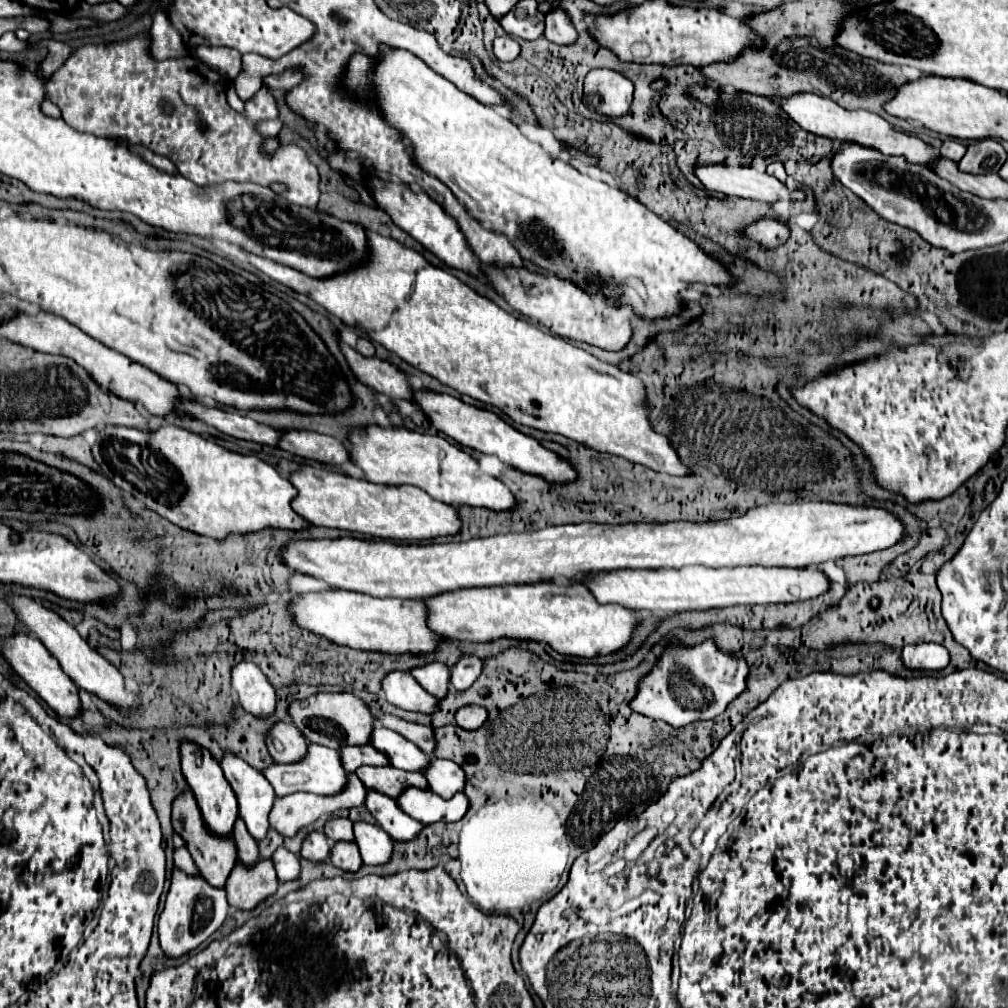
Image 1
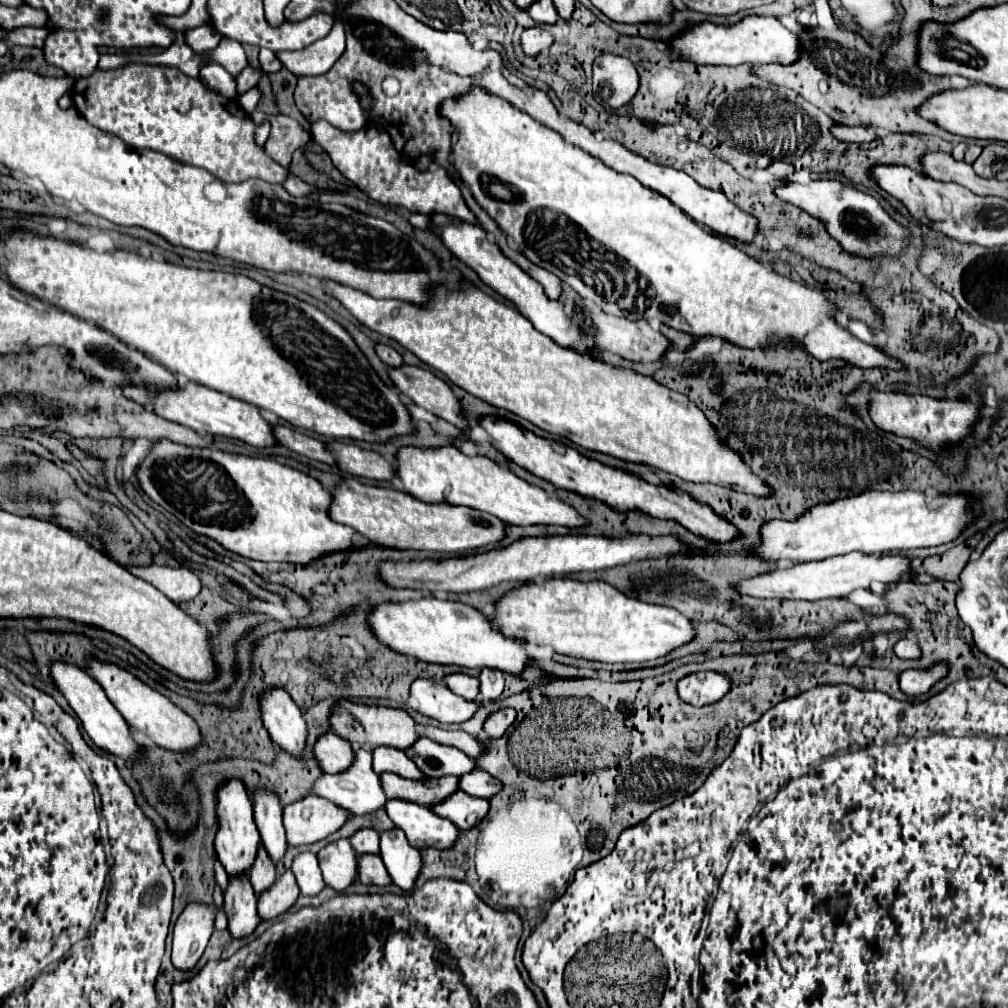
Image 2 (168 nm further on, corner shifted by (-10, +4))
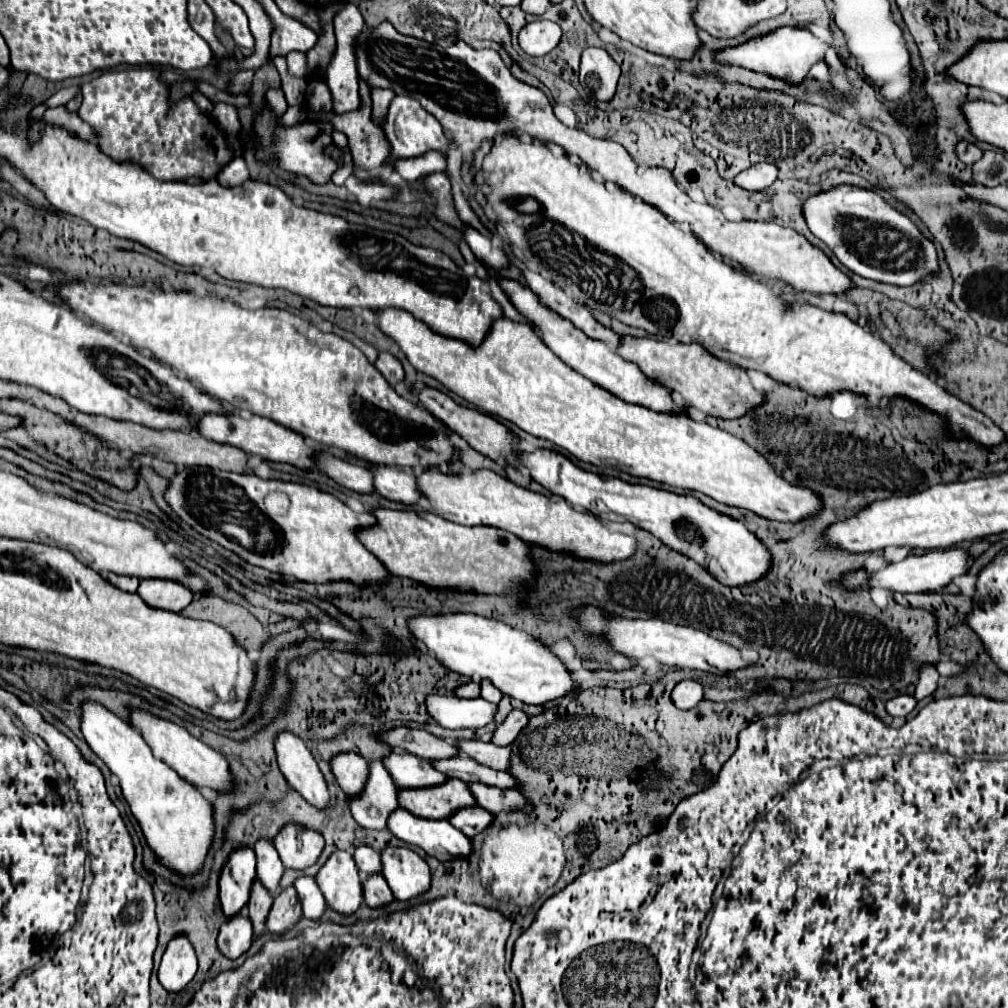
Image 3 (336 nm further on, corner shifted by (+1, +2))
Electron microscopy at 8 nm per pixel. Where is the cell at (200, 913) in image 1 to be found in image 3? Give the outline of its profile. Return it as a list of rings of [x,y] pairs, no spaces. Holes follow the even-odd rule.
[[[179,935],[175,937],[161,961],[159,967],[159,983],[169,993],[179,993],[187,987],[187,983],[197,973],[197,957],[193,951],[193,945],[187,941],[187,937]]]

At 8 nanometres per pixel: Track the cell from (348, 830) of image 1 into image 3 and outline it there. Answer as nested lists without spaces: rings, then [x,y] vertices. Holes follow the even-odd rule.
[[[369,845],[357,847],[353,853],[353,859],[355,859],[359,871],[363,871],[365,875],[381,873],[381,855],[379,855],[379,851],[373,851]]]

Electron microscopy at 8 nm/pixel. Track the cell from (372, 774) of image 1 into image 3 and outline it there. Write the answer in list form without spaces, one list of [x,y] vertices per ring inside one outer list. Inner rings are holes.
[[[449,779],[437,787],[425,789],[401,789],[399,803],[409,813],[423,819],[447,819],[457,809],[475,807],[477,801],[465,781]]]

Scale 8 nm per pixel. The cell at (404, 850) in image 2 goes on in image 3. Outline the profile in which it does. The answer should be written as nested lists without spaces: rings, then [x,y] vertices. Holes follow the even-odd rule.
[[[387,847],[381,851],[383,877],[389,883],[395,899],[411,901],[431,887],[429,865],[411,849]]]

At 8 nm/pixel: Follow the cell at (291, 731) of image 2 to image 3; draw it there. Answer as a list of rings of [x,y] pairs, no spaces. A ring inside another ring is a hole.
[[[281,733],[275,739],[275,745],[279,769],[285,775],[287,783],[313,807],[327,809],[331,805],[331,795],[323,773],[319,771],[317,761],[313,759],[307,745],[291,733]]]

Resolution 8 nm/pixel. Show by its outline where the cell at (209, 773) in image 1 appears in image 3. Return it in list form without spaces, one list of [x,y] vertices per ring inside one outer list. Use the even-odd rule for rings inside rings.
[[[241,847],[231,853],[219,881],[219,899],[225,919],[241,915],[249,903],[251,885],[255,881],[255,853],[249,847]]]

